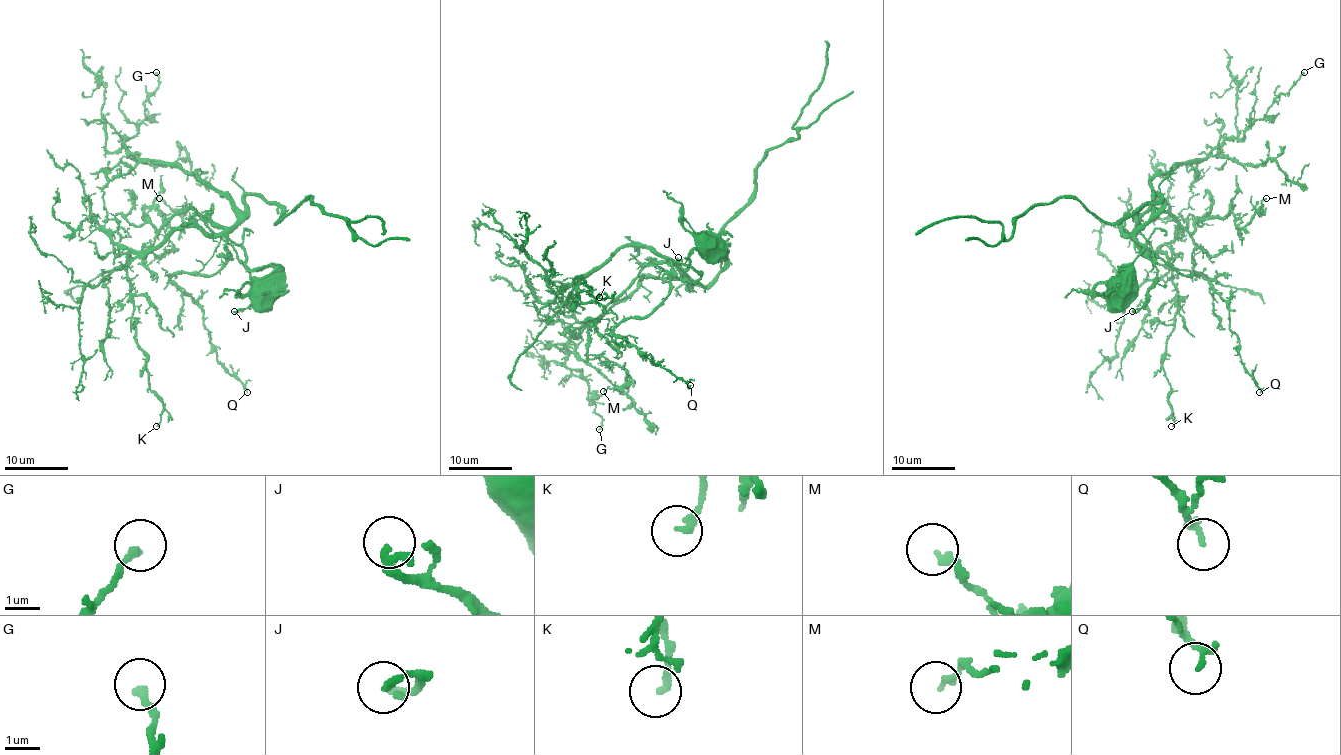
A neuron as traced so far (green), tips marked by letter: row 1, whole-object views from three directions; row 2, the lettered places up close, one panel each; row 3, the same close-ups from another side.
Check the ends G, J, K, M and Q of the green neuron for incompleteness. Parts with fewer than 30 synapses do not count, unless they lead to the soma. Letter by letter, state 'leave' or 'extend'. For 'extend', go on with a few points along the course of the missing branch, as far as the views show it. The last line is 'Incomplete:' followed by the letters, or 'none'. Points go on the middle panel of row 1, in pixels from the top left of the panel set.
G: leave
J: leave
K: leave
M: leave
Q: leave
Incomplete: none

